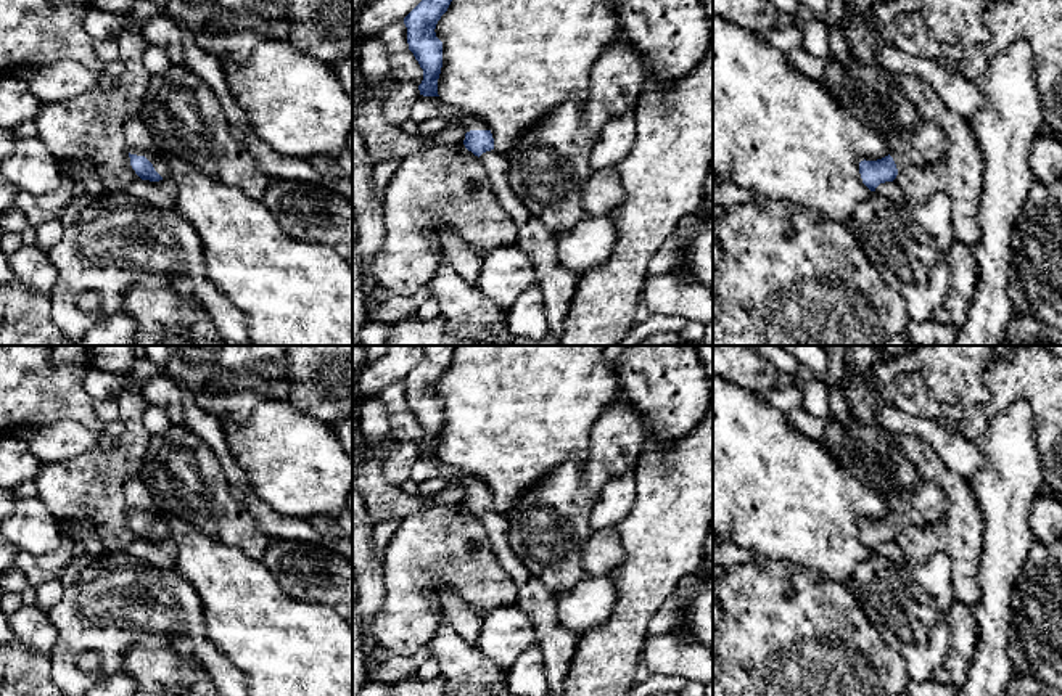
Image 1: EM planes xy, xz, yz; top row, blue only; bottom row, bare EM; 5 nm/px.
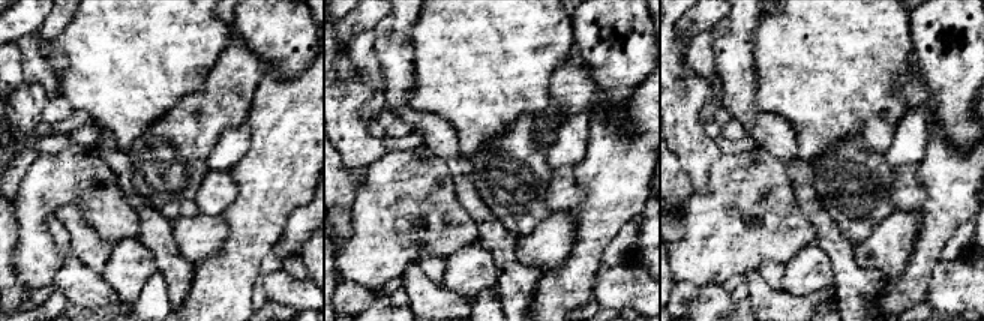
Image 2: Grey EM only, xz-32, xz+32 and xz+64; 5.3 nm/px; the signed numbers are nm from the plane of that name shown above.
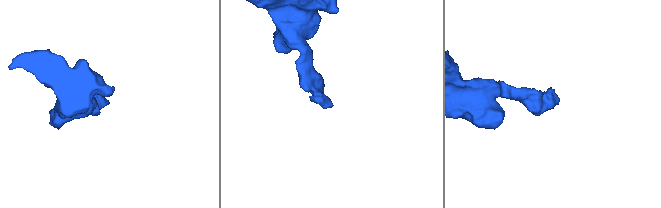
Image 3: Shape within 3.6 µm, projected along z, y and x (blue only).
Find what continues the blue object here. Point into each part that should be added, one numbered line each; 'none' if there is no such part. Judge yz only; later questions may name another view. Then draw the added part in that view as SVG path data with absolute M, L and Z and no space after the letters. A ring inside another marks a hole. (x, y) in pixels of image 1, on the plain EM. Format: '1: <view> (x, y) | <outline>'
1: yz (926, 503) | M920 482L906 493L891 490L885 502L898 532L940 522L946 514L946 497L932 482Z

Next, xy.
1: xy (139, 502) | M134 477L124 484L126 506L130 514L145 516L163 537L171 537L171 527L164 514L156 508L148 487L140 477Z

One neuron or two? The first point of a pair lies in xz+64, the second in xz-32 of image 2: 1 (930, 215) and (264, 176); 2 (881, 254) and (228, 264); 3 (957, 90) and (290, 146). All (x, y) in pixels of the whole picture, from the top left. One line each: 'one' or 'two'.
1: one
2: two
3: two

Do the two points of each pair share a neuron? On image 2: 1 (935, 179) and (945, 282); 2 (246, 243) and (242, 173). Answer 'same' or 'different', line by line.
1: different
2: same

